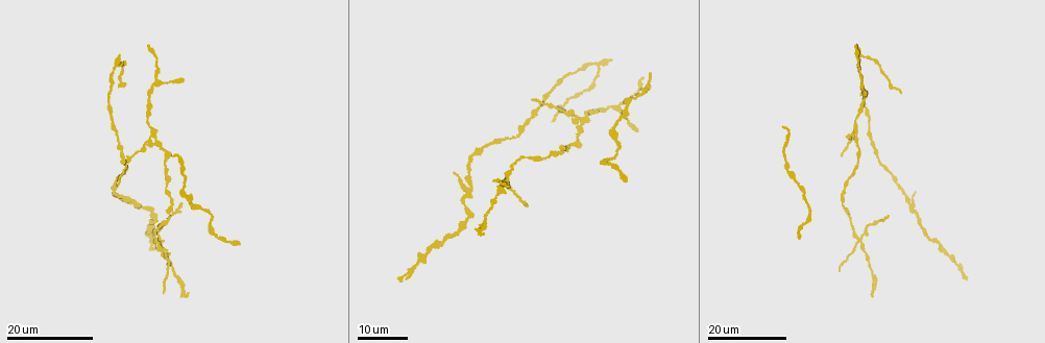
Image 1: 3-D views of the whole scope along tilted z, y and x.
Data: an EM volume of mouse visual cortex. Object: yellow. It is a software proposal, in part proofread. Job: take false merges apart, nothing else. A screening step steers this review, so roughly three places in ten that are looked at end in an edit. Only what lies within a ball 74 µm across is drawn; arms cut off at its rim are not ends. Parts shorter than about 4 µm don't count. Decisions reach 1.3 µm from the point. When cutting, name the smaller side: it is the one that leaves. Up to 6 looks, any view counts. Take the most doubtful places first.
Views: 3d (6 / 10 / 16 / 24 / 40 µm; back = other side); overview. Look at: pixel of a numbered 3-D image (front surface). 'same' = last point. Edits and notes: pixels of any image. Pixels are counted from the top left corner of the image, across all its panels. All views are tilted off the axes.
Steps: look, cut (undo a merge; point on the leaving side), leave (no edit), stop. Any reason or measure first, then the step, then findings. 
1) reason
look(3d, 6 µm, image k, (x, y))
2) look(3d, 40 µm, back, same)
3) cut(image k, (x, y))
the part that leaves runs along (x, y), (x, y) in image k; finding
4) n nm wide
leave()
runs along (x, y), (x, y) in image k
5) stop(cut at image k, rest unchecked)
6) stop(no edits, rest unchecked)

look(3d, 16 µm, image 1, (911, 205))

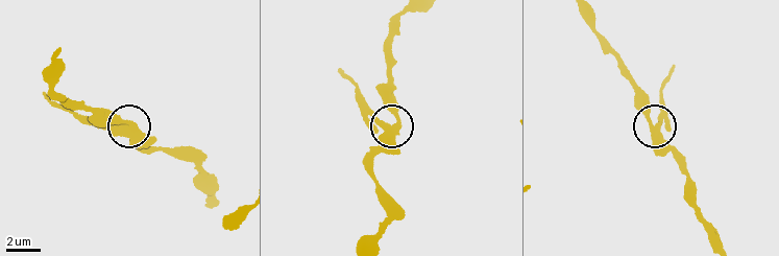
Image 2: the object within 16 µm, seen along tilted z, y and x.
look(3d, 6 µm, image 2, (383, 125))

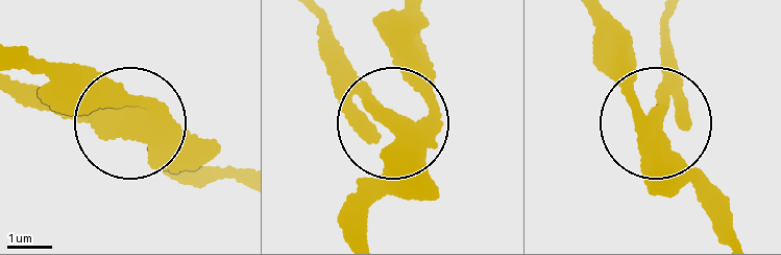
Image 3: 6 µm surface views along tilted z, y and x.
look(3d, 6 µm, back, image 3, (655, 128))

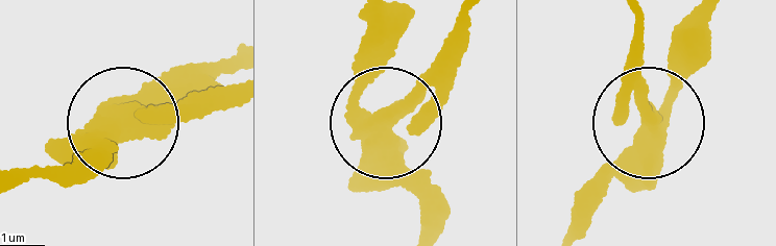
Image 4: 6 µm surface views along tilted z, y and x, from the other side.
3 arms
leave()
runs along (236, 55), (176, 73), (121, 116), (236, 106) in image 4; all the same cell

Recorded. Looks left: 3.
four arms meet
look(3d, 16 µm, image 1, (859, 239))

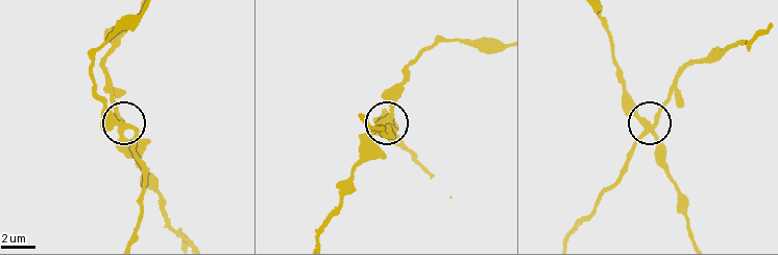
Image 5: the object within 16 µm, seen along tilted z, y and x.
look(3d, 10 µm, image 5, (652, 127))

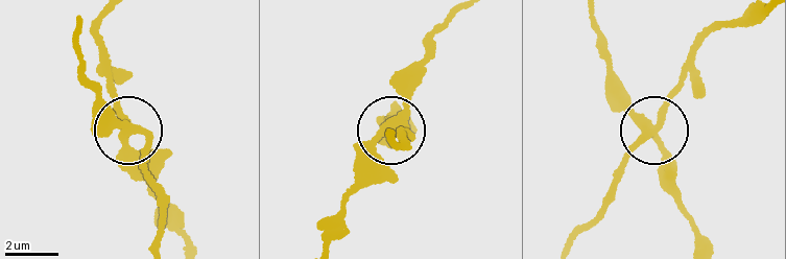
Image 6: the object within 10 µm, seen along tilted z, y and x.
310 nm wide
cut(image 6, (624, 157))
the part that leaves runs along (651, 127), (697, 41), (729, 24), (762, 19) in image 6; two cells meet here

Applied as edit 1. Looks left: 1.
stop(cut at image 6, rest unchecked)

